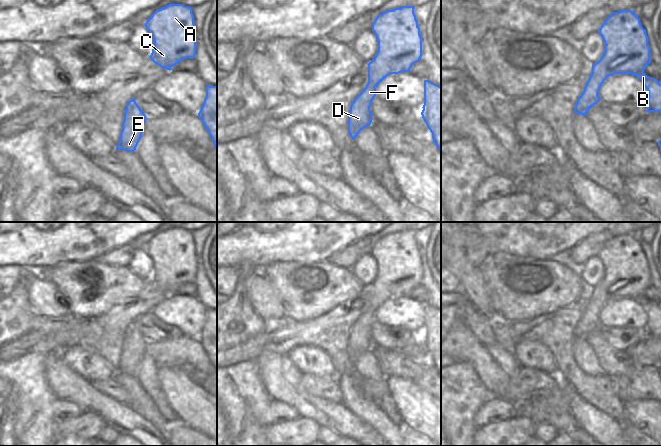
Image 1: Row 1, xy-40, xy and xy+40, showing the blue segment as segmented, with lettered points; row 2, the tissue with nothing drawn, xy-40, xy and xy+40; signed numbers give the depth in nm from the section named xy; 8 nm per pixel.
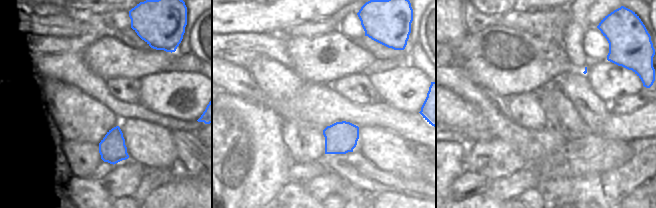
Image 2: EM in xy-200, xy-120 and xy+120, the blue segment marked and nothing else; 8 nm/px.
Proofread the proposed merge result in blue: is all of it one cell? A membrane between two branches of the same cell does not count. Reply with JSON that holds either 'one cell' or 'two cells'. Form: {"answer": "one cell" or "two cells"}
{"answer": "one cell"}

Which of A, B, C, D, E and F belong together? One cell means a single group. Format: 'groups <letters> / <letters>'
groups A B C D E F

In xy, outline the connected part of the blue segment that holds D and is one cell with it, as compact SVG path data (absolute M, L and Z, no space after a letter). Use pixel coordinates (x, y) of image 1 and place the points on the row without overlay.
M403 230L387 234L378 239L372 247L372 255L378 265L378 275L368 289L368 307L350 329L348 337L348 357L354 364L361 354L372 347L370 330L376 320L376 311L389 299L410 296L413 288L422 281L422 261L414 237L415 230Z

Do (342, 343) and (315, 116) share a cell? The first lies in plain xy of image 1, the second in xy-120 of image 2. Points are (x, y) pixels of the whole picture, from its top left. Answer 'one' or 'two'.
two

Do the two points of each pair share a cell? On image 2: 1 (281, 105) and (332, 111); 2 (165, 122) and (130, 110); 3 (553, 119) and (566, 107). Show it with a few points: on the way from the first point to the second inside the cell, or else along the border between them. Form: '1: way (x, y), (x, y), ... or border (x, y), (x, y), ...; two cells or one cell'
1: border (294, 100), (322, 111), (327, 125); two cells
2: way (156, 118), (139, 112); one cell
3: border (555, 107), (562, 126), (571, 135); two cells

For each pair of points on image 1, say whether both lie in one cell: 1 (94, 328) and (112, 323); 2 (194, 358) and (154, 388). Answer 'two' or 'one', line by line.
1: two
2: two

